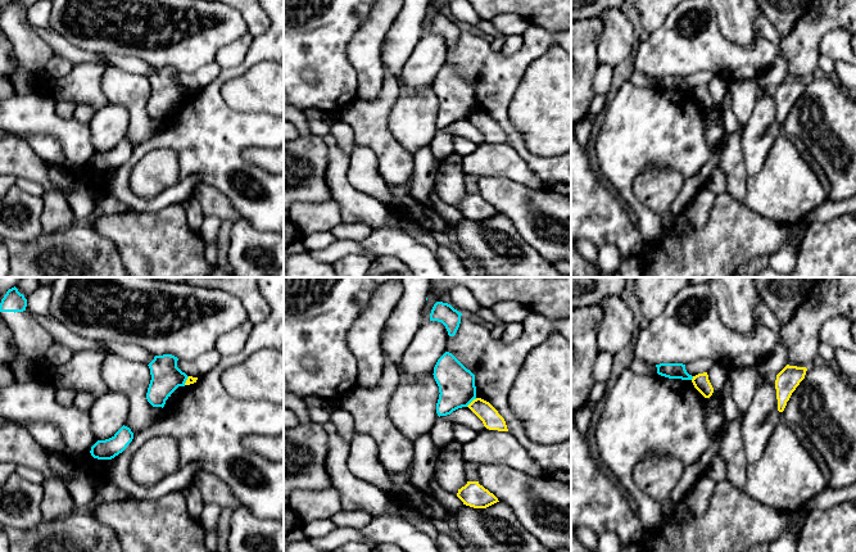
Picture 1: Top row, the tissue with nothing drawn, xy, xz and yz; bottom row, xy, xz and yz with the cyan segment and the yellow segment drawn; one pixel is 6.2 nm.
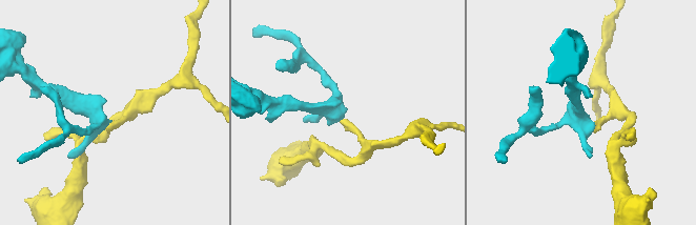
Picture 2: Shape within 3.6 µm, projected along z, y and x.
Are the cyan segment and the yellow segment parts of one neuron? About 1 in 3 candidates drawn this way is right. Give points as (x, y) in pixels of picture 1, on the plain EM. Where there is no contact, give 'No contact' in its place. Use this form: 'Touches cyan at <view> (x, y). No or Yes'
Touches cyan at xz (471, 113). No

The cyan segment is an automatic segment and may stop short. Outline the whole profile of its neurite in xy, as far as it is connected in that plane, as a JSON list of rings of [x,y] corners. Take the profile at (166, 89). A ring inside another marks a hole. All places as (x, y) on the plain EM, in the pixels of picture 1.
[[[172,67],[155,68],[148,77],[151,92],[146,112],[153,119],[164,119],[166,113],[178,100],[185,99],[187,87],[177,80],[178,71]]]

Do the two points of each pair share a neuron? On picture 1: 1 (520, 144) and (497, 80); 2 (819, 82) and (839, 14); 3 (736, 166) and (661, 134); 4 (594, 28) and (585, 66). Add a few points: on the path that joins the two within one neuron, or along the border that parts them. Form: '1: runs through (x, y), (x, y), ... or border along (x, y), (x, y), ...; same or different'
1: runs through (508, 129), (497, 107), (497, 95); same
2: border along (818, 71), (807, 81); different
3: border along (720, 149), (716, 164); different
4: runs through (585, 37), (585, 57); same

